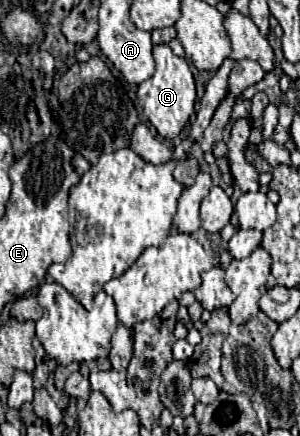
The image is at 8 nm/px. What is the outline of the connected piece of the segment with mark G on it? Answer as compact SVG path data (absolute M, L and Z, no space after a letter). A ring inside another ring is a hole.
M155 45L153 47L153 57L155 57L155 73L147 81L143 81L137 87L137 99L139 105L143 107L143 113L151 121L151 125L157 129L157 133L163 139L173 139L177 137L183 127L189 123L189 117L193 115L195 109L195 81L193 73L183 57L177 57L169 45Z

